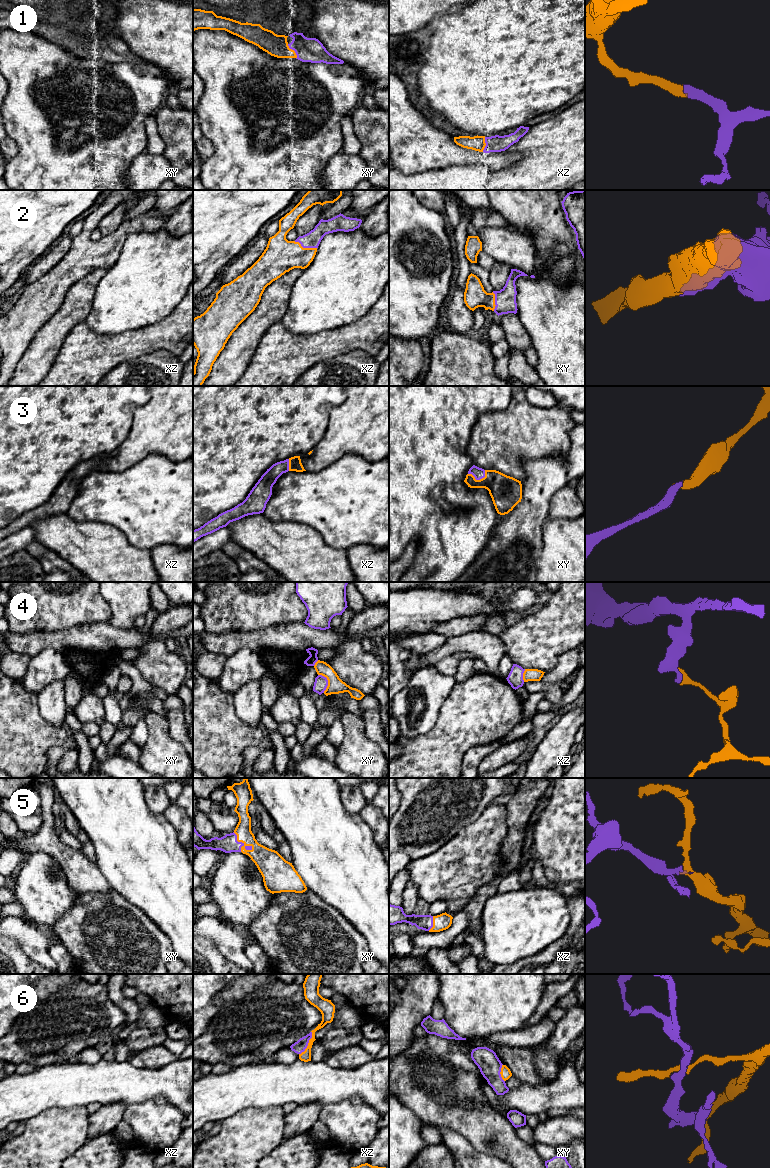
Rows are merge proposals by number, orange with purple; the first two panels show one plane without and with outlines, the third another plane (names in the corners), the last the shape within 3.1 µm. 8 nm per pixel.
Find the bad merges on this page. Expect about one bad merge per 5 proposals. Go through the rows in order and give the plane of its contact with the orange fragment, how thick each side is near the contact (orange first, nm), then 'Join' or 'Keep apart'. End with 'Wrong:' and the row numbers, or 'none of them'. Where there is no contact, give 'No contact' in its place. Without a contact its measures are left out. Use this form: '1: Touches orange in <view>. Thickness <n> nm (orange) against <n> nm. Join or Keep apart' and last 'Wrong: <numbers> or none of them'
1: Touches orange in xy. Thickness 180 nm (orange) against 190 nm. Join
2: Touches orange in xz. Thickness 280 nm (orange) against 130 nm. Join
3: Touches orange in xy. Thickness 260 nm (orange) against 90 nm. Join
4: Touches orange in xy. Thickness 130 nm (orange) against 110 nm. Keep apart
5: Touches orange in xy. Thickness 180 nm (orange) against 140 nm. Join
6: Touches orange in xz. Thickness 90 nm (orange) against 100 nm. Keep apart
Wrong: 4, 6

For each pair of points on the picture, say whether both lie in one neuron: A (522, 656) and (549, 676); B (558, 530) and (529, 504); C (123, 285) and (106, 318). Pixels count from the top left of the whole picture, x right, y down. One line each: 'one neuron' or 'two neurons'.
A: two neurons
B: two neurons
C: one neuron

